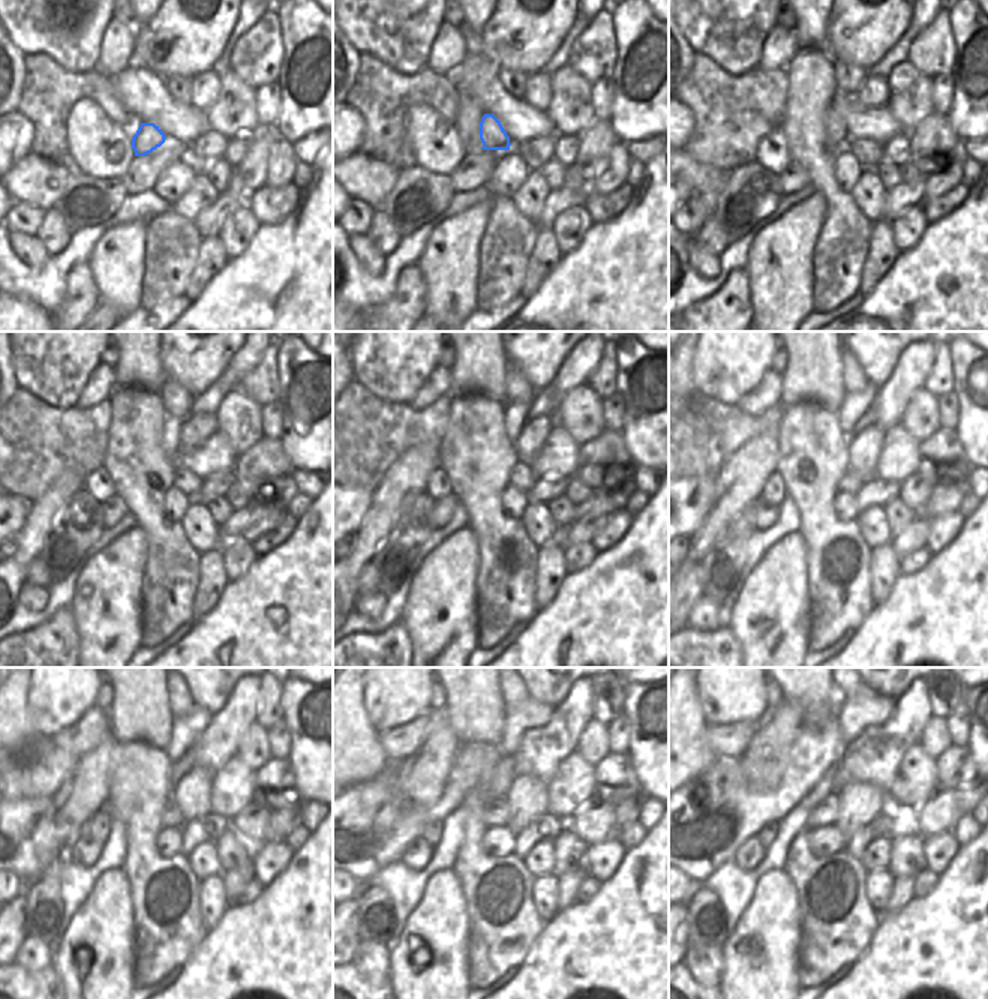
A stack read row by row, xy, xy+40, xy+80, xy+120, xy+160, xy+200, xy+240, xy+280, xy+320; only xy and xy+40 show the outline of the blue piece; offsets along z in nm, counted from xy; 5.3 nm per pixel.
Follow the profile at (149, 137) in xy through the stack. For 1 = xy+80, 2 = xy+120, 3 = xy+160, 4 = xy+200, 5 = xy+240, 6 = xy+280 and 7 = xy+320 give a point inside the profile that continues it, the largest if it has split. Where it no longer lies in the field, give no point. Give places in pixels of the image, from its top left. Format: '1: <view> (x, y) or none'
1: xy+80 (835, 129)
2: xy+120 (173, 426)
3: xy+160 (514, 413)
4: xy+200 (853, 407)
5: xy+240 (185, 731)
6: xy+280 (531, 714)
7: xy+320 (864, 707)

